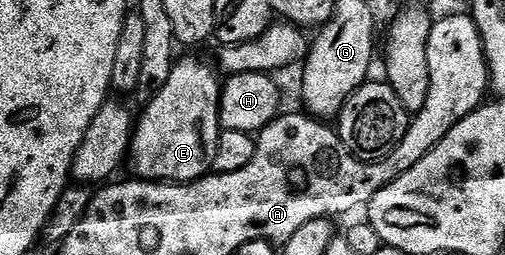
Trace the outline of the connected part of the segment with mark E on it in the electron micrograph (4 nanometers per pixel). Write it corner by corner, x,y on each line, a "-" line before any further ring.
186,57
172,66
170,80
147,107
133,130
129,151
139,178
149,182
192,182
203,178
215,164
217,141
220,139
221,80
204,63

